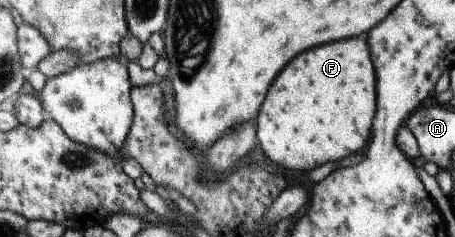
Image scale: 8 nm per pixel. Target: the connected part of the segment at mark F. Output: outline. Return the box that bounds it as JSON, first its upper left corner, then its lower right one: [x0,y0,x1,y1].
[256,39,376,171]

